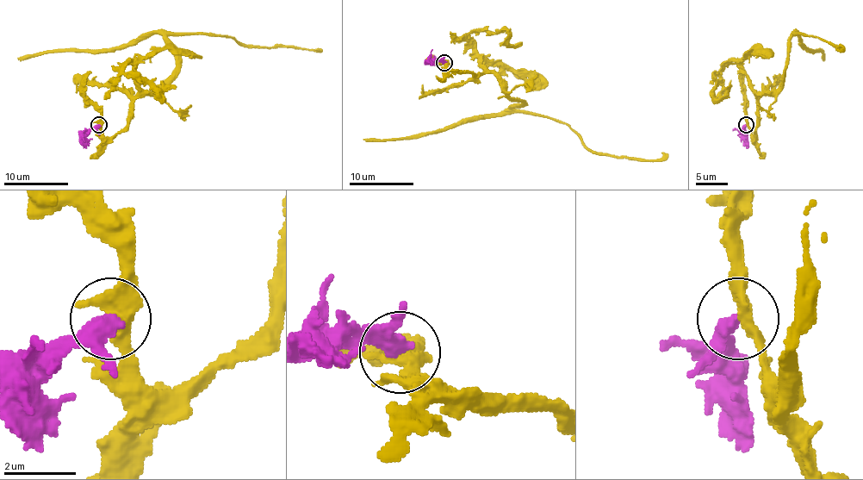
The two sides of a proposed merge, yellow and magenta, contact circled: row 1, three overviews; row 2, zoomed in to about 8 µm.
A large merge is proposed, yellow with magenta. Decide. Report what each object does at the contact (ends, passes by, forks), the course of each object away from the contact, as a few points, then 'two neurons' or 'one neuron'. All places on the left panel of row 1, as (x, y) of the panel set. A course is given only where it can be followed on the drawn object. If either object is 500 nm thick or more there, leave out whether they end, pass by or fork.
yellow passes by; magenta passes by; course yellow (100, 124), (114, 137), (132, 103), (164, 86), (176, 65), (170, 34), (322, 51); course magenta (98, 124), (87, 137), (83, 148); two neurons

